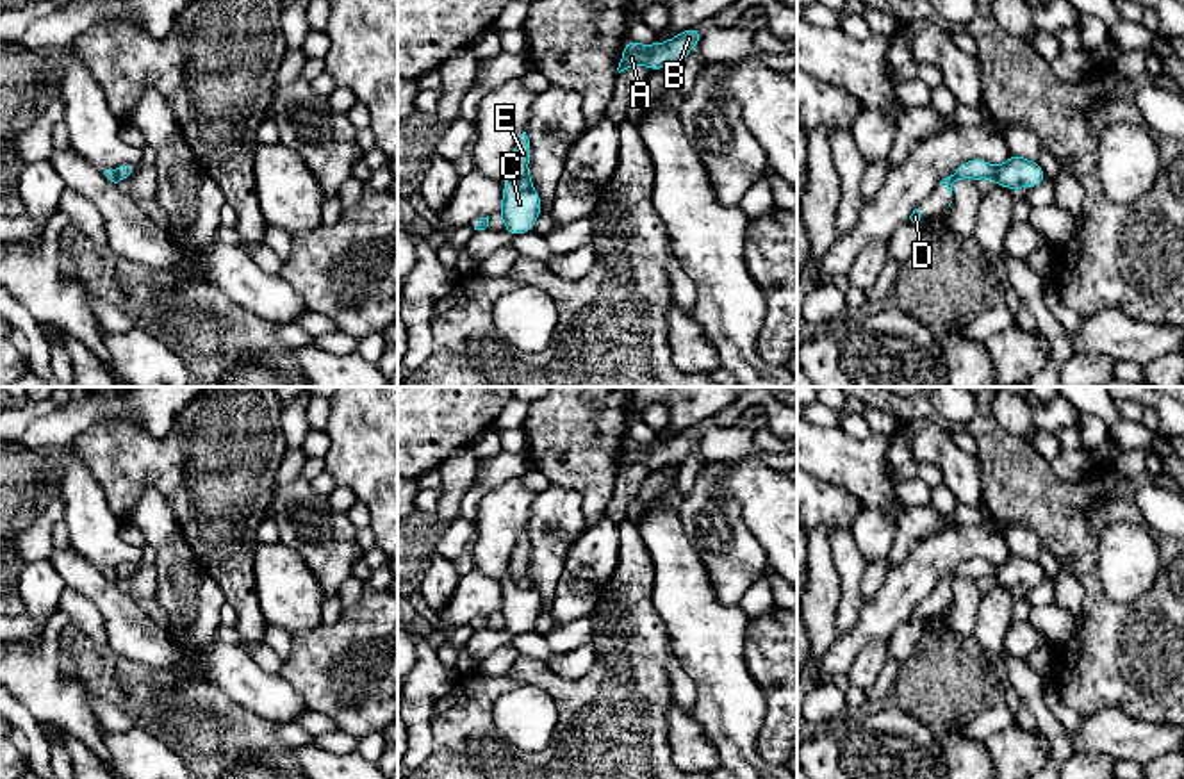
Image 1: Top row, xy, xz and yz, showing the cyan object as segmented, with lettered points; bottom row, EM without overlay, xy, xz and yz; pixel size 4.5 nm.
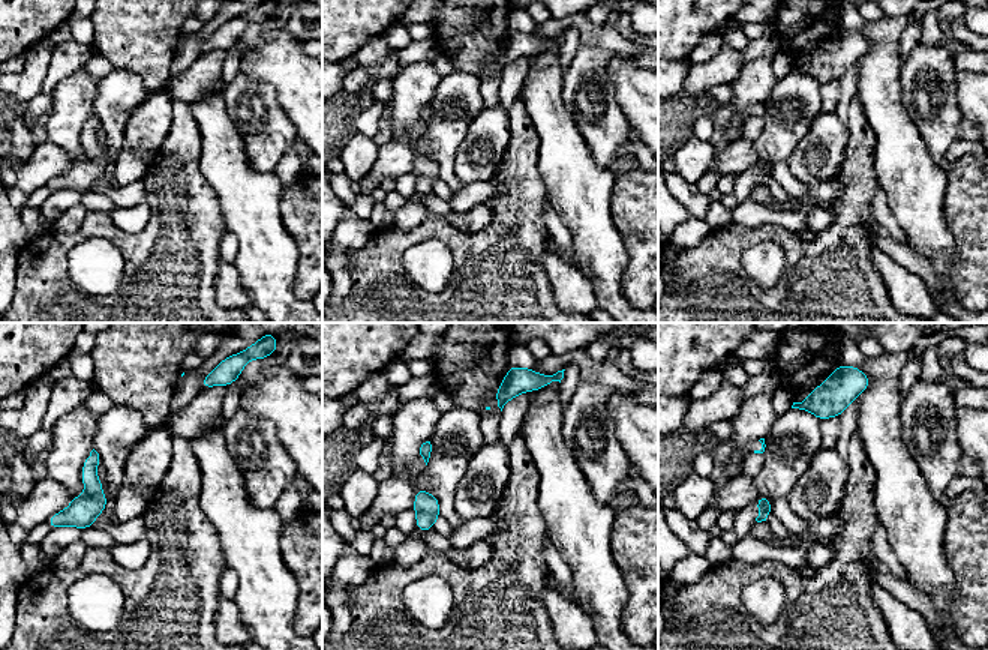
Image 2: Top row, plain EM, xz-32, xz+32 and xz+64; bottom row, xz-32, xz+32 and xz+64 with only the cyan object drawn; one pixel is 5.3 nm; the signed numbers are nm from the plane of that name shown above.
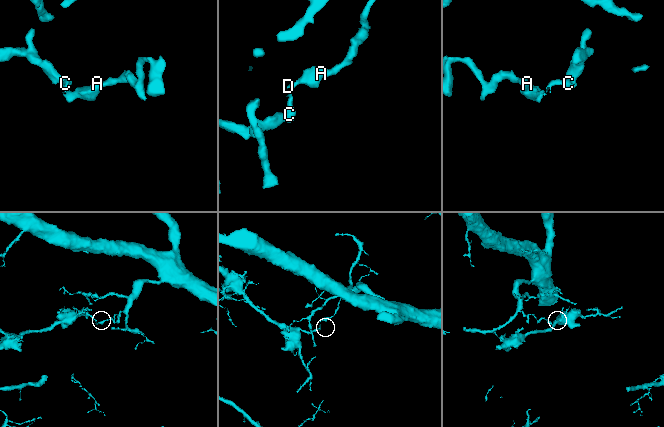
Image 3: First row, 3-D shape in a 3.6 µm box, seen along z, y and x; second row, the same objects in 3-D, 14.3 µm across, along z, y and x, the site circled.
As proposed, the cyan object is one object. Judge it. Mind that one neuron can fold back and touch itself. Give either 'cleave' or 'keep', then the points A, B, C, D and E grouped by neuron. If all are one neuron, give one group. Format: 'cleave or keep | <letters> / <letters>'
cleave | A B D E / C

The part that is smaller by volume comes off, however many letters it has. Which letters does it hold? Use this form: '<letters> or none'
C

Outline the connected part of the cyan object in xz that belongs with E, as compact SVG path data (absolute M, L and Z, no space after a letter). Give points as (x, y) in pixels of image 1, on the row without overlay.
M522 531L517 538L517 544L508 562L510 579L519 588L533 588L533 581L528 572L530 549L531 549L530 538L526 531Z

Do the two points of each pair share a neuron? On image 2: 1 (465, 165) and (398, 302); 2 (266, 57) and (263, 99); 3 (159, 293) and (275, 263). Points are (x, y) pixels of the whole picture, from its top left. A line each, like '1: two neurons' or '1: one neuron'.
1: two neurons
2: two neurons
3: two neurons

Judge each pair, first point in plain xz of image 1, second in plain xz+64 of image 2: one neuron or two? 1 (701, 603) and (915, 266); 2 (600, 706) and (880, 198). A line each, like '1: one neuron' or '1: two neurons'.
1: two neurons
2: two neurons

